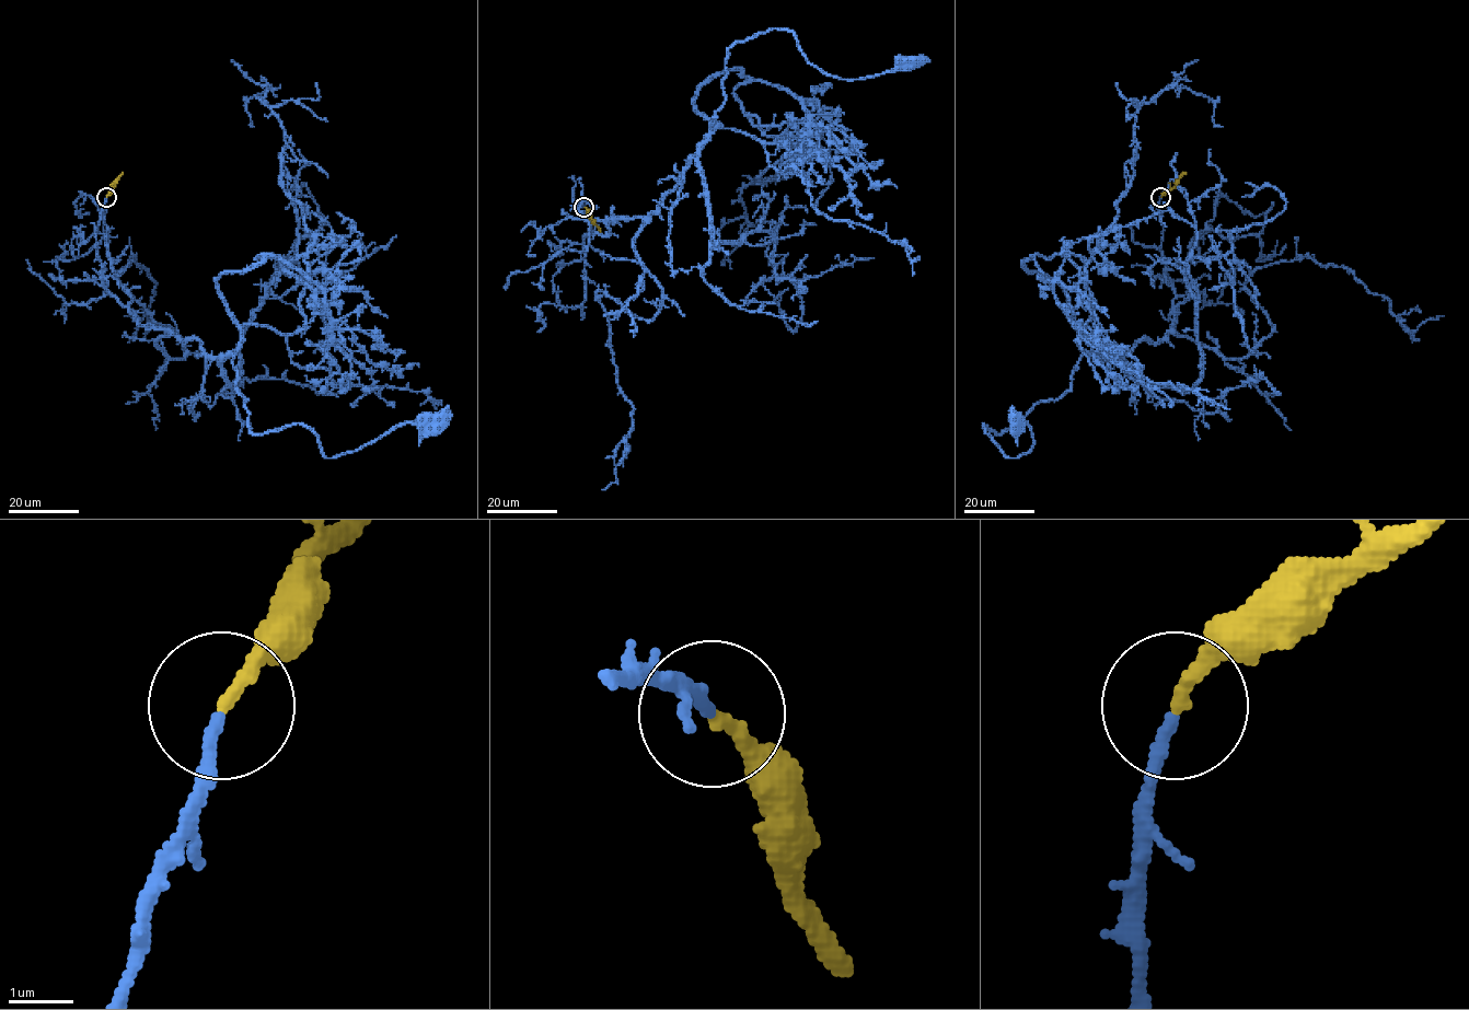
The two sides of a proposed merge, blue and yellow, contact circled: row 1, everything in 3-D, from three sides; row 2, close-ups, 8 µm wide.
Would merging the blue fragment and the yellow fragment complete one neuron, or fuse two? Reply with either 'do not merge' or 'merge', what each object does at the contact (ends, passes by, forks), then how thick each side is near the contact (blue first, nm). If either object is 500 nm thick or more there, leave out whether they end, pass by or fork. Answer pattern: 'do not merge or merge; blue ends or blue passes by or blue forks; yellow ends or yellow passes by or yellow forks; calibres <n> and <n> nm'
merge; blue ends; yellow ends; calibres 180 and 220 nm

